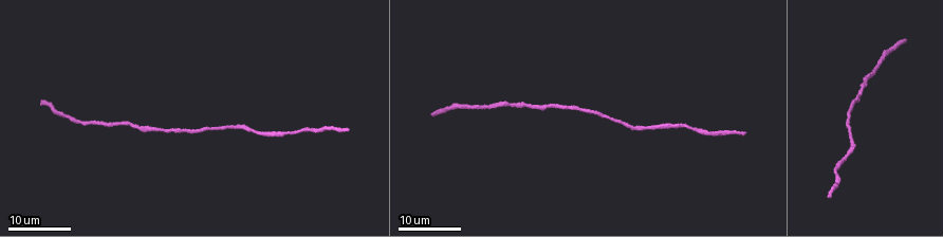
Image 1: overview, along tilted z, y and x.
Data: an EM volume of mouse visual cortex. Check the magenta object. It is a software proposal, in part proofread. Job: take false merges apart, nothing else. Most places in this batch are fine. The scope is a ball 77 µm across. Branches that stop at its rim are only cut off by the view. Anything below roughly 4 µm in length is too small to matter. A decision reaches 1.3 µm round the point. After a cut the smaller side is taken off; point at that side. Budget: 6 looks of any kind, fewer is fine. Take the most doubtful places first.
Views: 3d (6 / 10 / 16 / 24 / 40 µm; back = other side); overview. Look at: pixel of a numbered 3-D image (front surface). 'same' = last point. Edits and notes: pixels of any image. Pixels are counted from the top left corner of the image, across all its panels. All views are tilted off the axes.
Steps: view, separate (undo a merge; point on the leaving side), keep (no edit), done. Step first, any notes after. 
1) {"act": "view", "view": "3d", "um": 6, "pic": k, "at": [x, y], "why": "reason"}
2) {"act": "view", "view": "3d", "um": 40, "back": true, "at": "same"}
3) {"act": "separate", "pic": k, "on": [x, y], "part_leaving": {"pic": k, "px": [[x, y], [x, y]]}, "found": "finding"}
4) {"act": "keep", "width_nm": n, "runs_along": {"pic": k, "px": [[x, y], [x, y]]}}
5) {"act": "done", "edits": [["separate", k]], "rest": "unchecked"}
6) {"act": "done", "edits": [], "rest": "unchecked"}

{"act": "view", "view": "3d", "um": 16, "pic": 1, "at": [696, 129], "why": "thick turns thin"}

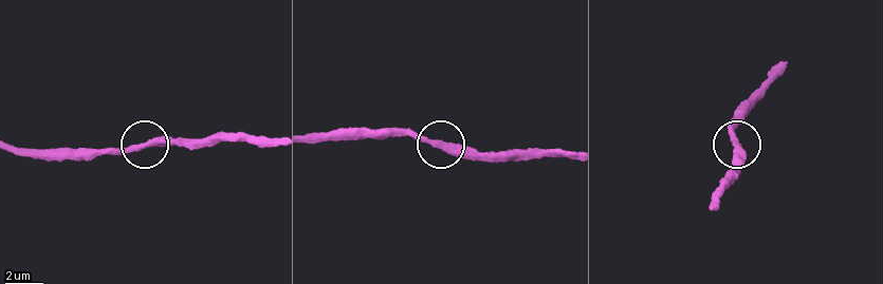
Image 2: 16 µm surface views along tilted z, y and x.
{"act": "view", "view": "3d", "um": 10, "pic": 2, "at": [439, 142]}

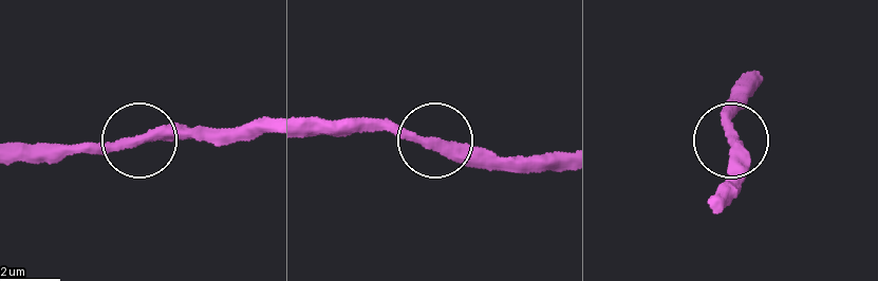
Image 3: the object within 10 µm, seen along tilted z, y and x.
{"act": "keep", "found": "all the same neuron"}

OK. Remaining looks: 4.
{"act": "view", "view": "3d", "um": 16, "pic": 1, "at": [588, 111]}

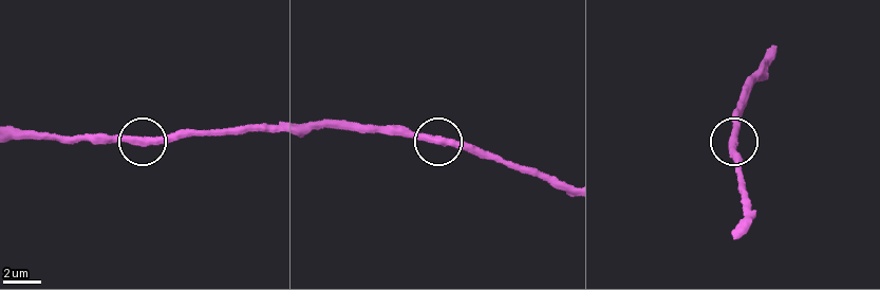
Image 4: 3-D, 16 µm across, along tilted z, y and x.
{"act": "view", "view": "3d", "um": 10, "pic": 4, "at": [735, 138]}

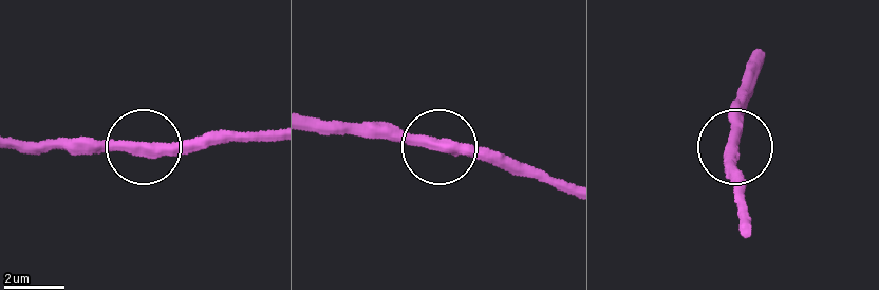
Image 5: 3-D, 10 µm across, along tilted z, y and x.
{"act": "keep", "side_arm_um": 28, "runs_along": {"pic": 5, "px": [[138, 142], [68, 139]]}, "found": "all the same neuron"}

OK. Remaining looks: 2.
{"act": "view", "view": "3d", "um": 24, "pic": 1, "at": [845, 156], "why": "narrows sharply"}

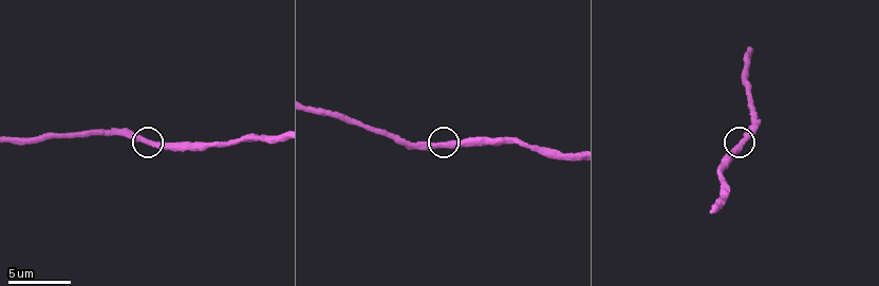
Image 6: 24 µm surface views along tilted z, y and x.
{"act": "view", "view": "3d", "um": 6, "pic": 6, "at": [148, 141]}

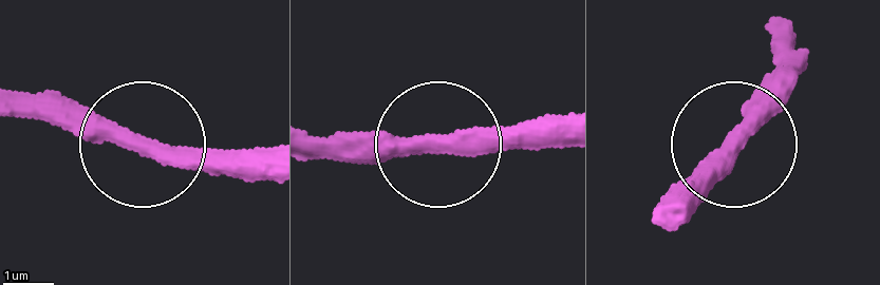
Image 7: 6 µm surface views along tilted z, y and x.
{"act": "keep", "runs_along": {"pic": 7, "px": [[315, 133], [559, 148]]}, "found": "one neuron here"}

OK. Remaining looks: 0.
{"act": "done", "edits": [], "rest": "unchecked"}

